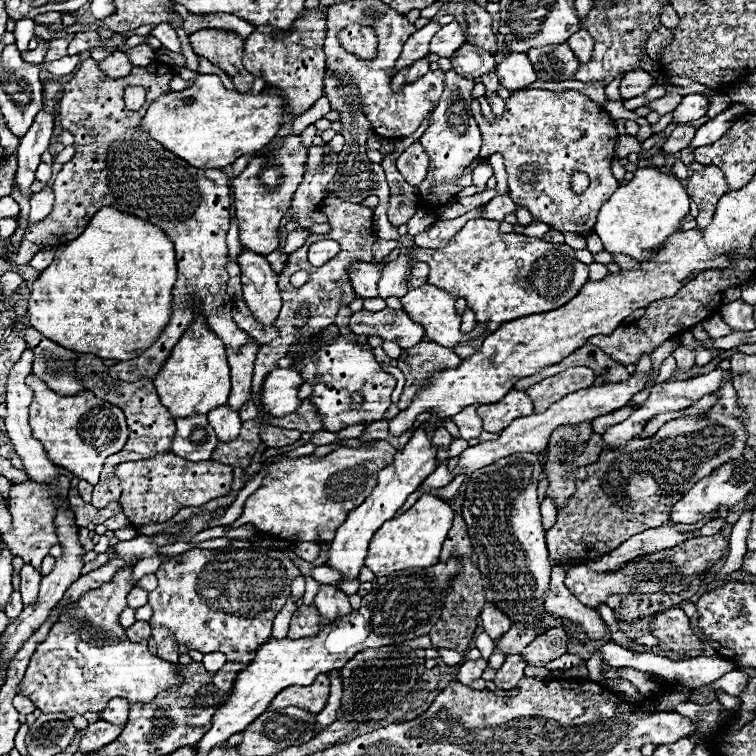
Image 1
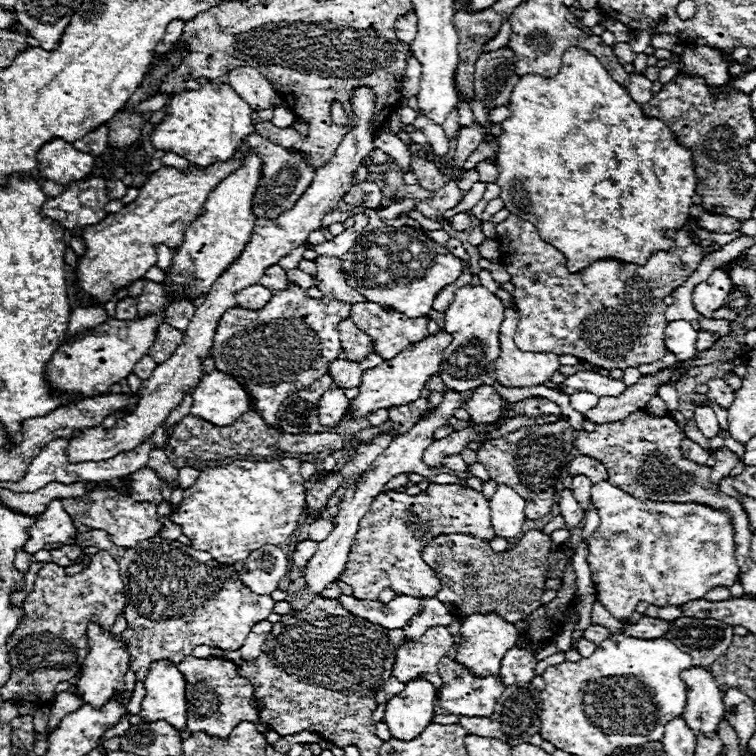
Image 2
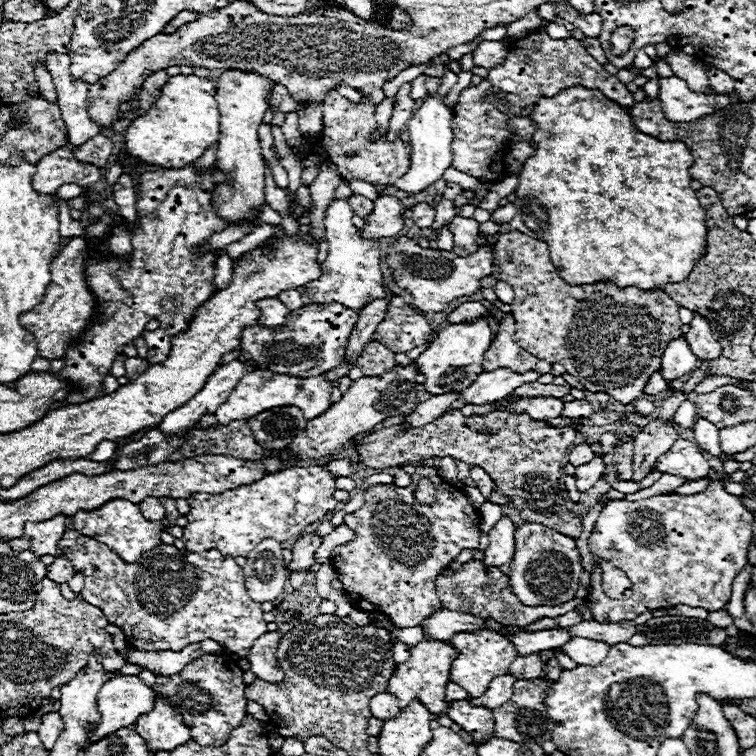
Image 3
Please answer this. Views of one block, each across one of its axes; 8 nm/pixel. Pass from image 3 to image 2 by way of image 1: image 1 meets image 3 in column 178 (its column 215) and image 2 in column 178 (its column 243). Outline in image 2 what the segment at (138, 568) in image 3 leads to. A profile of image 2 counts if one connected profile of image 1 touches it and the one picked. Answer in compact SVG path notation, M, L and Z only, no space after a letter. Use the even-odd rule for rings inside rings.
M90 530L78 534L76 544L110 552L120 564L120 578L126 588L124 618L128 622L124 638L130 650L130 670L138 680L146 678L150 664L158 660L178 664L200 644L238 650L252 626L266 620L276 604L270 596L250 592L234 566L218 564L210 554L184 546L178 540L154 536L142 540L136 548L120 548L108 540L106 532Z

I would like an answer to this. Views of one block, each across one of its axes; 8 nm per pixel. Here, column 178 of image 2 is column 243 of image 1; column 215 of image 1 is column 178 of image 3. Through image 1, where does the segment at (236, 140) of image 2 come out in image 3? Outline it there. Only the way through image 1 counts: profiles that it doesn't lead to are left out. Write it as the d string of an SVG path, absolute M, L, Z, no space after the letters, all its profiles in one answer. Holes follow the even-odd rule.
M172 76L168 82L162 86L160 96L154 100L152 108L148 112L142 112L136 120L130 122L126 128L126 140L124 148L130 156L142 160L144 164L160 166L160 168L184 168L196 158L202 156L202 152L218 140L218 104L214 100L216 86L214 82L198 76Z

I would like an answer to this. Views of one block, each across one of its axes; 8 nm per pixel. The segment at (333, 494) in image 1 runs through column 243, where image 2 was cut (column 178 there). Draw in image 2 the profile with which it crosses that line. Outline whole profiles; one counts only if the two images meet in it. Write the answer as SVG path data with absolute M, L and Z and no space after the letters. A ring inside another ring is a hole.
M282 458L272 462L234 460L226 466L200 470L198 480L184 490L182 504L170 520L182 528L196 550L210 552L220 564L236 564L264 544L286 542L304 520L302 462Z

